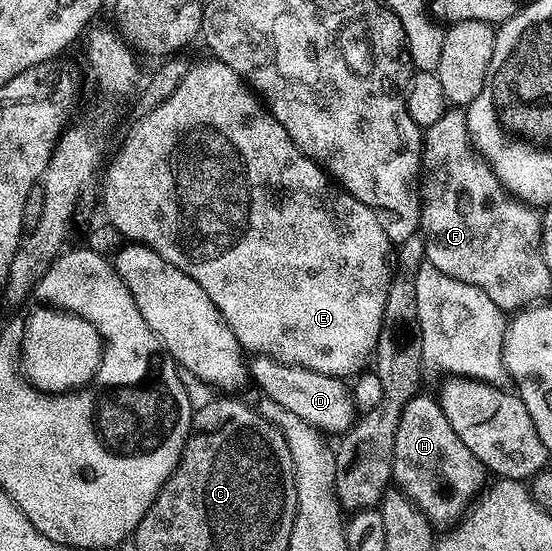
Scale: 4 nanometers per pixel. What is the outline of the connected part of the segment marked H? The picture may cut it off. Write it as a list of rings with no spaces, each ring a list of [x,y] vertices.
[[[417,396],[417,406],[405,405],[397,426],[391,477],[398,490],[431,521],[432,527],[440,528],[439,526],[450,527],[458,523],[466,515],[472,503],[480,497],[484,489],[483,481],[489,478],[489,474],[484,470],[481,460],[477,460],[477,456],[473,456],[473,452],[465,448],[461,436],[453,432],[453,424],[449,424],[438,401],[434,397]]]

